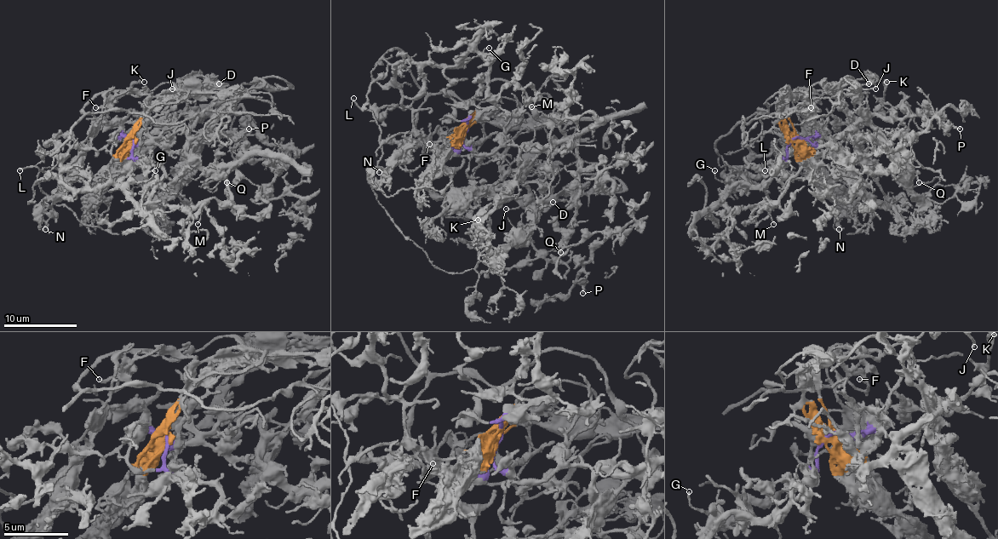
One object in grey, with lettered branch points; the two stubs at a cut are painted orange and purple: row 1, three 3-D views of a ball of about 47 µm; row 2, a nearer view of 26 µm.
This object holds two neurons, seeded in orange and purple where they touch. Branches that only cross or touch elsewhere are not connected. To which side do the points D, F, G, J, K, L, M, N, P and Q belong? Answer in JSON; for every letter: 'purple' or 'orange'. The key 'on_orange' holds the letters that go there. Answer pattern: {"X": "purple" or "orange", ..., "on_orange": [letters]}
{"D": "orange", "F": "orange", "G": "purple", "J": "orange", "K": "orange", "L": "orange", "M": "purple", "N": "orange", "P": "purple", "Q": "purple", "on_orange": ["D", "F", "J", "K", "L", "N"]}

